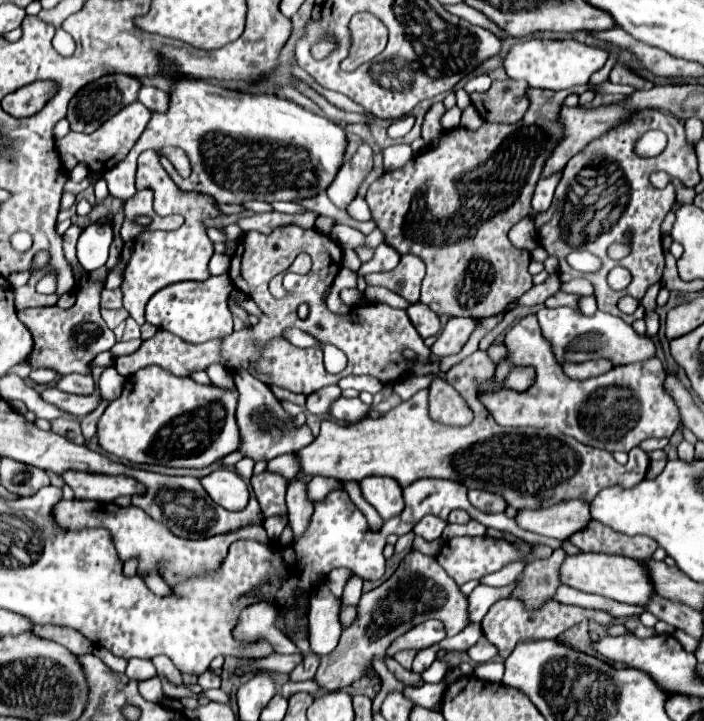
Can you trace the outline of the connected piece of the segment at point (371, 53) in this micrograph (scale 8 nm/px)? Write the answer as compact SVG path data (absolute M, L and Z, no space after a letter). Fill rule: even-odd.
M356 14L350 20L350 52L340 62L342 70L354 70L378 56L387 45L388 28L372 14ZM378 34L380 38L377 39ZM380 40L380 42L378 42Z

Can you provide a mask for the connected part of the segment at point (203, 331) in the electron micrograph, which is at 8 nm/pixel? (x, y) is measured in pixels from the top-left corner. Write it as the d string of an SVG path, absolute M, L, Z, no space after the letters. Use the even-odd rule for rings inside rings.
M228 274L212 276L204 282L180 282L170 284L164 288L164 292L158 292L152 296L146 308L146 322L154 324L156 328L164 328L176 336L180 336L186 342L202 344L208 340L222 340L224 336L230 336L234 330L232 312L228 308L228 294L234 288Z

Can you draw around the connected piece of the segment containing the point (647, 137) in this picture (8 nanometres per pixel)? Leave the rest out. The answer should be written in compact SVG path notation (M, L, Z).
M650 130L638 140L635 152L642 157L654 157L664 150L667 145L667 136L656 137L655 131Z

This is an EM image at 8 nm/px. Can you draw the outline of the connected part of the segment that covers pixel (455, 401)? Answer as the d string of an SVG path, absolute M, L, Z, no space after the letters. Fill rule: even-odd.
M432 378L428 386L428 412L434 422L448 426L468 426L474 418L464 396L440 378Z

